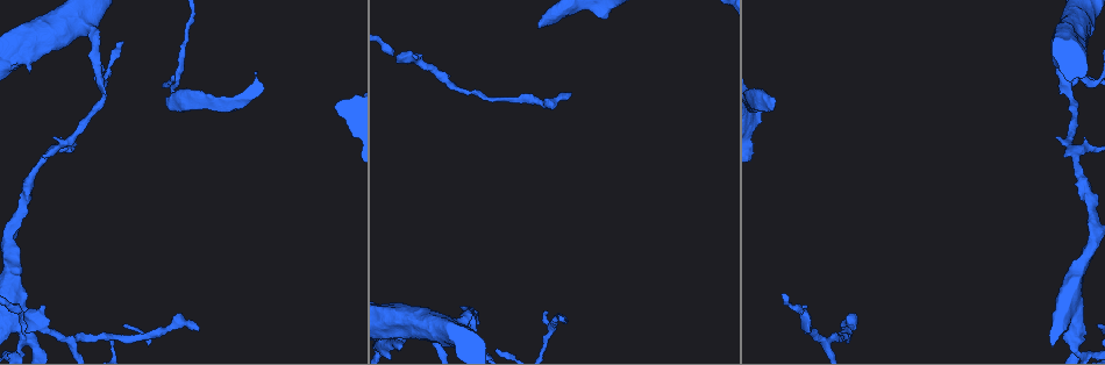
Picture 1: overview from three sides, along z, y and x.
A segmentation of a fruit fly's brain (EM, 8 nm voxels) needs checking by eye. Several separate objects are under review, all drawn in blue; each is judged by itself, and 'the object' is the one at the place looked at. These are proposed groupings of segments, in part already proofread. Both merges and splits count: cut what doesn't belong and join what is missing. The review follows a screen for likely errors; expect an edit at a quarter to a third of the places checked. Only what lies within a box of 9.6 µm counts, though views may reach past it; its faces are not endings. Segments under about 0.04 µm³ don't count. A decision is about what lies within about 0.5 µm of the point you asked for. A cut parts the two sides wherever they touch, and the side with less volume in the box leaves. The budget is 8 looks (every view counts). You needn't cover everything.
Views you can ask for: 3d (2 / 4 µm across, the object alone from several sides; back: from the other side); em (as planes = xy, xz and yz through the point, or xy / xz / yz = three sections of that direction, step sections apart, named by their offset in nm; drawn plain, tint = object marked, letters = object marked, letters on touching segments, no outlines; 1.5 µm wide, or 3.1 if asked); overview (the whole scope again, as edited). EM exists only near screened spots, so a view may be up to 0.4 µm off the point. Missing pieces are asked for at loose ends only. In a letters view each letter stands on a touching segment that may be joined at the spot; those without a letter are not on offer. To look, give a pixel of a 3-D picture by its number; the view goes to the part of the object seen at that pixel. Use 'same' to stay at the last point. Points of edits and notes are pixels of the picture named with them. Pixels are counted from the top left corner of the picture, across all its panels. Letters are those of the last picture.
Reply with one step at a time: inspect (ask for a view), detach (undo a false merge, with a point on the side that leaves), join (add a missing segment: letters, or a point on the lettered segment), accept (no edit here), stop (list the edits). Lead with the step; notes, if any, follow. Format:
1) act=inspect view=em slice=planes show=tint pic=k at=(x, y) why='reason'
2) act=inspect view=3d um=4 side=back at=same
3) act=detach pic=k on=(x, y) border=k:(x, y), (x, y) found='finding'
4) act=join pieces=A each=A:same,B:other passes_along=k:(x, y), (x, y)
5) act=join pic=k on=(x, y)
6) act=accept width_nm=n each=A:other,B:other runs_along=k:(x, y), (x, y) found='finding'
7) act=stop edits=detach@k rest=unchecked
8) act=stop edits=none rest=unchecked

act=inspect view=em slice=xy step=8 show=tint pic=1 at=(167, 102)

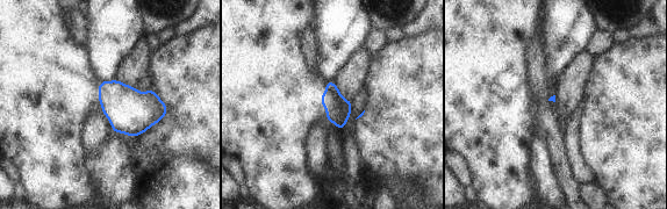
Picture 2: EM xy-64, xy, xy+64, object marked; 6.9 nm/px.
act=inspect view=em slice=xy step=8 show=letters at=same

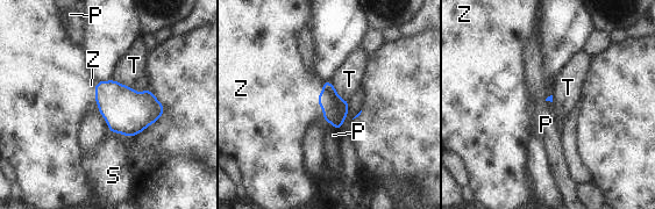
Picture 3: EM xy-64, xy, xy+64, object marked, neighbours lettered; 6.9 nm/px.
act=join pieces=Z each=P:other,S:other,T:other,Z:same passes_along=3:(335, 109), (319, 101), (283, 98) found='it goes on there'

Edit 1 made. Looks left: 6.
act=inspect view=3d um=2 pic=1 at=(569, 94) why='branch stops here'

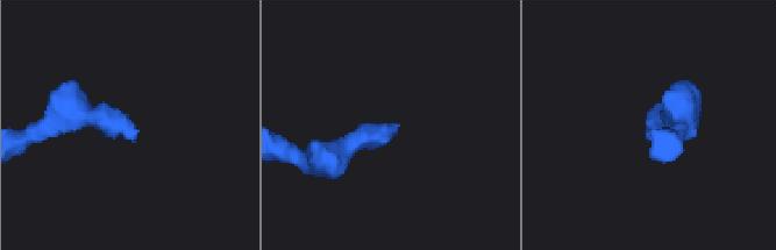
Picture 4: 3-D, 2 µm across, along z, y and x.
act=inspect view=em slice=planes show=letters pic=4 at=(133, 140) why='need the tissue'

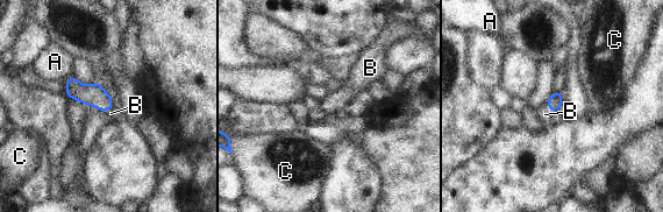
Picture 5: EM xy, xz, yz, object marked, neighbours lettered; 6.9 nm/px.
act=join pieces=B each=A:other,B:same,C:other passes_along=5:(94, 93), (101, 108), (111, 113) found='it goes on there'

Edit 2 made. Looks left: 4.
act=inspect view=3d um=2 side=back pic=1 at=(1074, 337) why='small branch off a trunk'

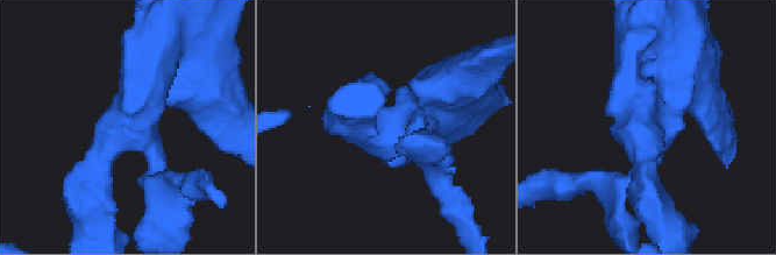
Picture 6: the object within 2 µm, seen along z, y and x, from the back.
act=inspect view=em slice=planes show=letters pic=6 at=(397, 127) why='now the EM'

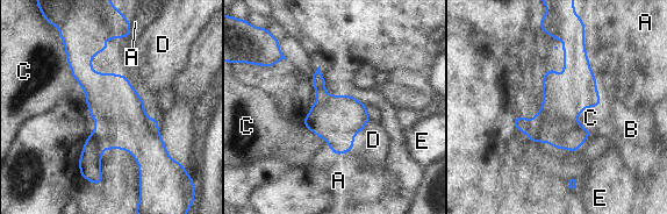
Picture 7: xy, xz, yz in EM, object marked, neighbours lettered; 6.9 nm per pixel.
act=detach pic=7 on=(564, 100) each=A:other,B:other,C:other,D:other,E:other arms=3 found='two cells meet here'

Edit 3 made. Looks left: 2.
act=stop edits=join@3,join@5,detach@7 rest=unchecked

